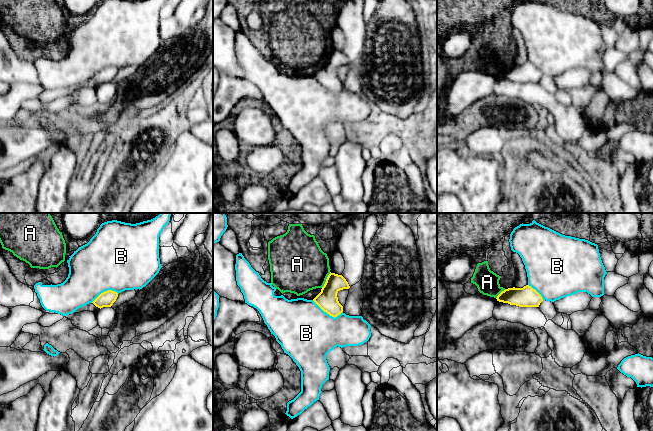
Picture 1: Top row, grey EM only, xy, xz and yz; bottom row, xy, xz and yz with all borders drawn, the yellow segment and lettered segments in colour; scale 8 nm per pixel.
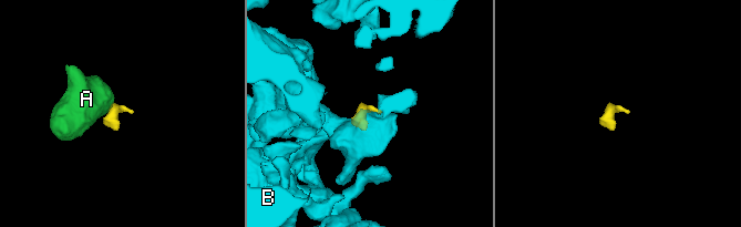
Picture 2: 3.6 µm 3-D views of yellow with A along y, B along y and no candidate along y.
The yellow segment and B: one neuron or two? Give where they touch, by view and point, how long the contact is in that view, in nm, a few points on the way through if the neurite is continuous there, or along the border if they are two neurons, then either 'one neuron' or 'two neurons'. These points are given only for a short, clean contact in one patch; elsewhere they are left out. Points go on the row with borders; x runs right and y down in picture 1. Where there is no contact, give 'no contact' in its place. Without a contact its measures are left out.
xz (327, 313) | 260 nm | two neurons

